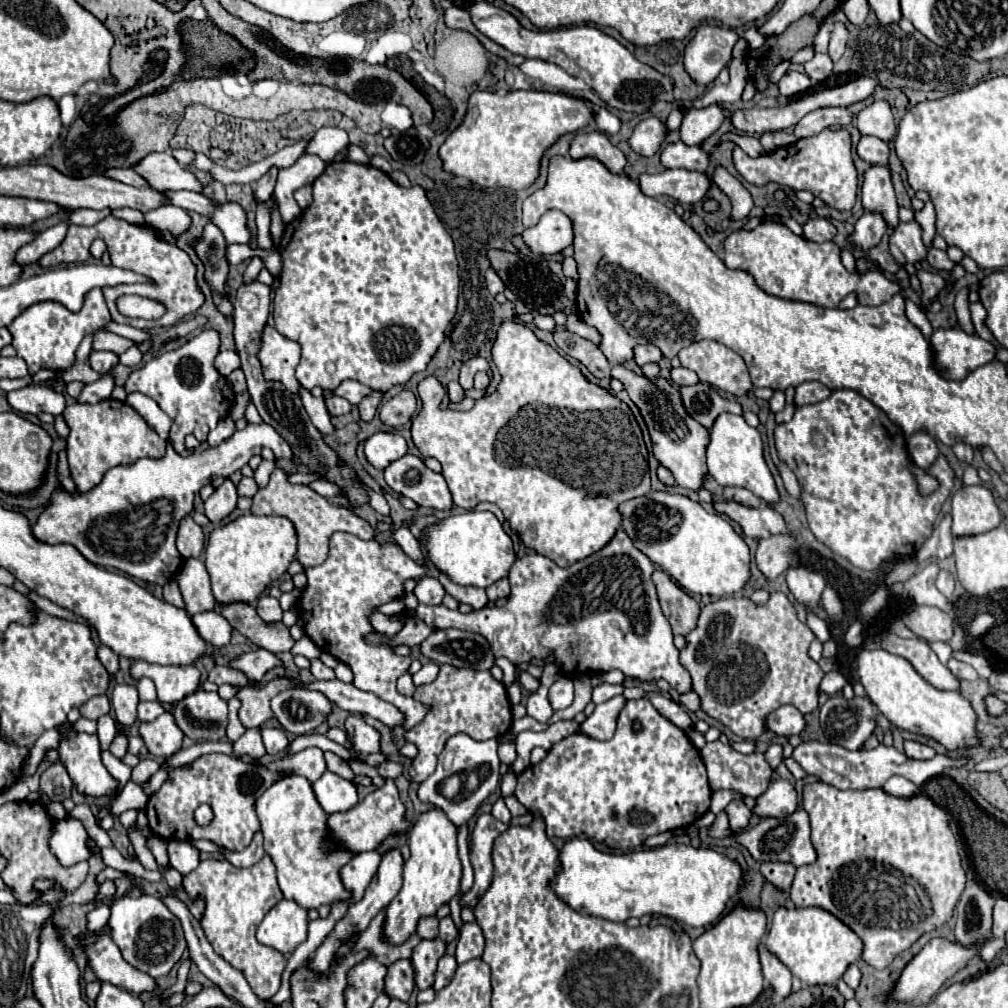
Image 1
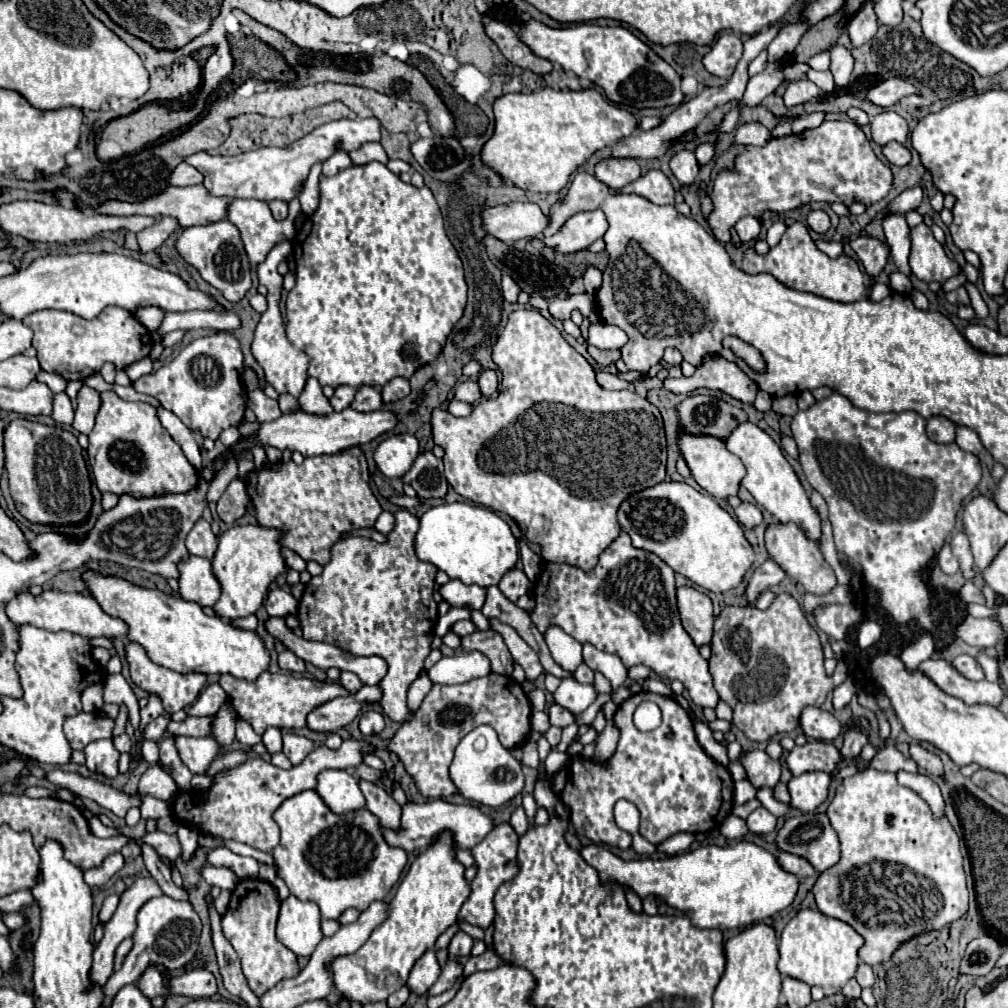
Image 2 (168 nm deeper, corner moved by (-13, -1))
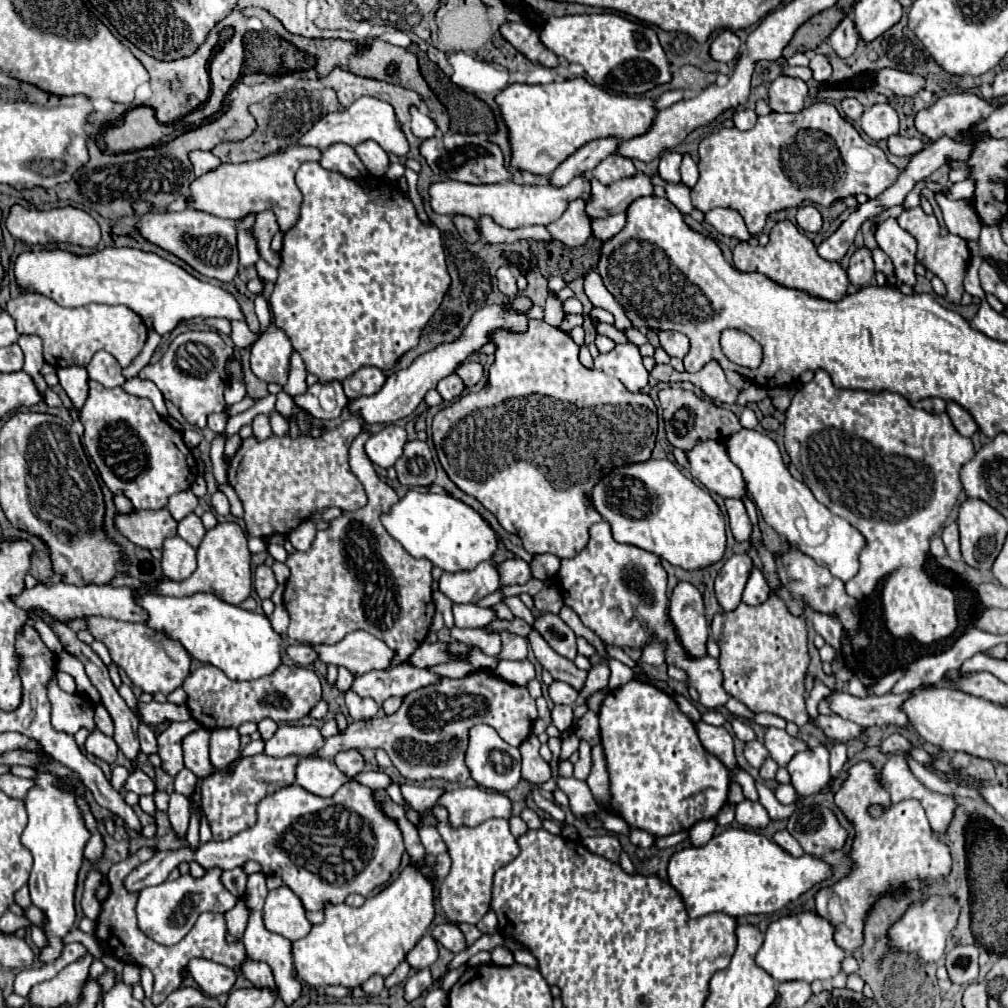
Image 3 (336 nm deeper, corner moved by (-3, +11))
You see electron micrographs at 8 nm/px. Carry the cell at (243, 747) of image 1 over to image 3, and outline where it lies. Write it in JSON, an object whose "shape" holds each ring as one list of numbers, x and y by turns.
{"shape":[[270,718,260,720,260,722,258,722,258,732,260,732,262,740,270,740,270,738,274,736,274,732,276,732,276,722,270,720]]}

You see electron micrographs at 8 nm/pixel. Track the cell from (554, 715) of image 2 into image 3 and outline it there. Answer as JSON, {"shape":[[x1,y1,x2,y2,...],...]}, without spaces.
{"shape":[[556,704,556,706,550,710,550,716,552,716,552,724,554,724,558,730,566,730,566,728,570,728,570,724,572,724,572,706]]}

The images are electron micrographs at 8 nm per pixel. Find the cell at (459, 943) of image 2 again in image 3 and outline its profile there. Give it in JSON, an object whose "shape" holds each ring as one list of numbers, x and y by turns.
{"shape":[[440,924,440,926,434,926,432,928,432,936,436,942,440,942,444,948,448,948,450,952,458,954,466,948,466,940,464,940,464,934,460,932,458,926,454,924]]}

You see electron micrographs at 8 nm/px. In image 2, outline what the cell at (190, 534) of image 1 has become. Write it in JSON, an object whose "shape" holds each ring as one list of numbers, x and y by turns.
{"shape":[[200,518,186,536,188,552,194,556,202,556,202,558,212,560,216,546,218,546,218,538,212,534,210,524,204,518]]}

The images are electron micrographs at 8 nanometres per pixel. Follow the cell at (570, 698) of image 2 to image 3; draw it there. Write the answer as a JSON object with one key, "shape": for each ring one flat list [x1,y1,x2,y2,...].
{"shape":[[554,680,548,686,550,698,554,704,572,704,578,696,578,692,574,692,574,688,570,688,570,684,562,684,562,680]]}

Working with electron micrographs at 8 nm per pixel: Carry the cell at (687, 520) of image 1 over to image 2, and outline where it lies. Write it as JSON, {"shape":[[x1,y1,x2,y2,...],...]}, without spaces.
{"shape":[[658,482,652,488,630,494,618,508,618,522,622,530,632,538,632,546,640,550,648,550,662,558,674,572,686,576,696,586,710,592,726,592,738,586,754,560,752,546,744,538,742,526,718,506,714,496,706,492,698,492,686,482]]}

